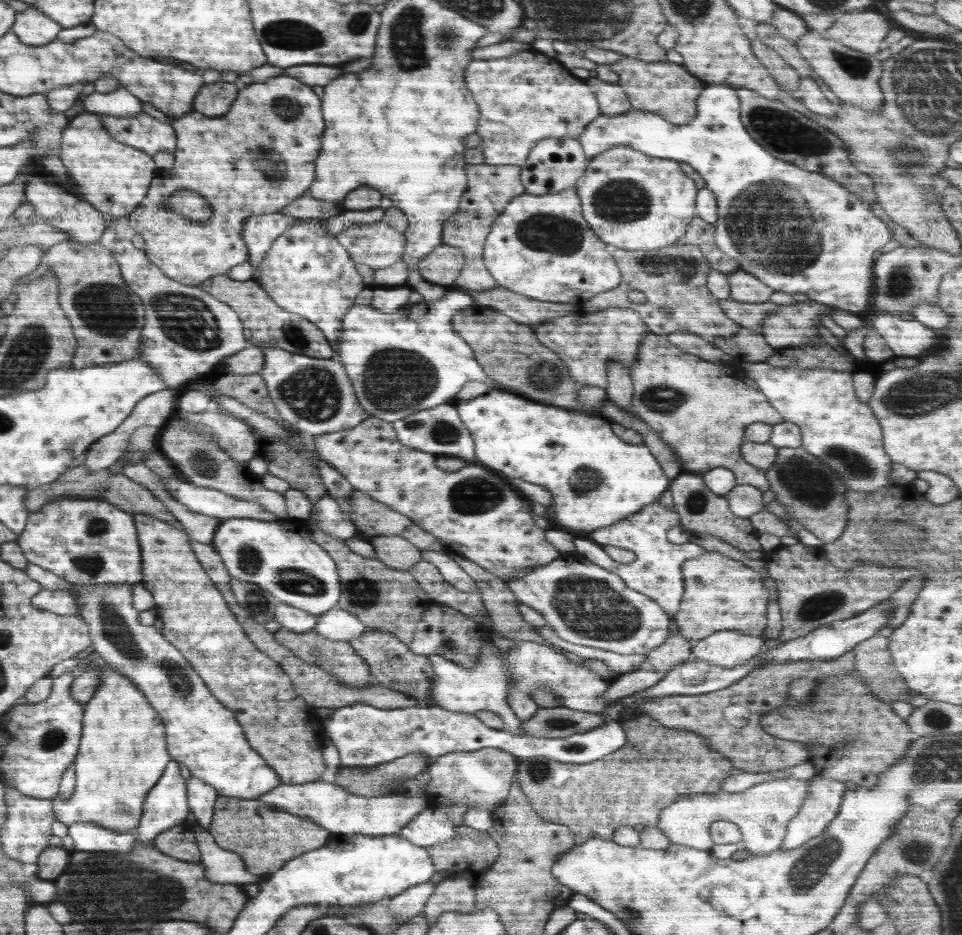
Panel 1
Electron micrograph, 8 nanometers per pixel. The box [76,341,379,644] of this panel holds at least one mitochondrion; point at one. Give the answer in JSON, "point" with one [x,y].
{"point":[314,393]}

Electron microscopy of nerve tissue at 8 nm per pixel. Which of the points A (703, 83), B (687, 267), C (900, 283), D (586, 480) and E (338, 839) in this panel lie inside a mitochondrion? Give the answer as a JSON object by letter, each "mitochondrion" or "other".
{"A":"other","B":"mitochondrion","C":"mitochondrion","D":"mitochondrion","E":"other"}

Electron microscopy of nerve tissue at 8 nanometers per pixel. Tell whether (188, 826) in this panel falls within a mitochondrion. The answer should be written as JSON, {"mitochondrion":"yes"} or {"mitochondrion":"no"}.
{"mitochondrion":"no"}

